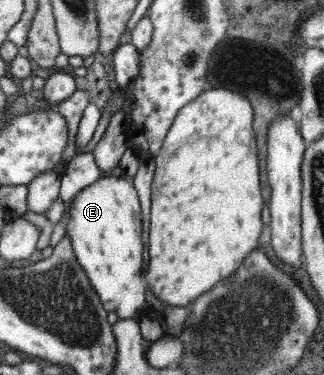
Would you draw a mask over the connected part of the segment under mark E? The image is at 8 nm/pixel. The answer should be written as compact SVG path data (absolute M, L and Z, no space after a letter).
M125 175L99 178L79 191L67 205L70 216L64 235L68 235L78 264L85 270L103 307L116 313L119 319L138 321L151 308L145 301L143 224L133 179Z

